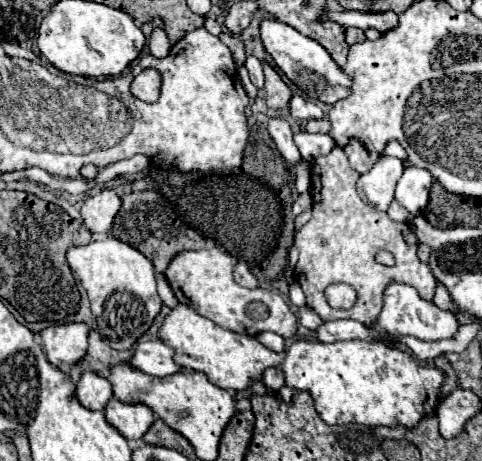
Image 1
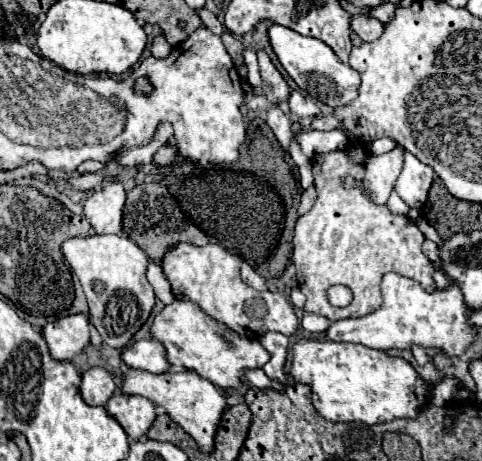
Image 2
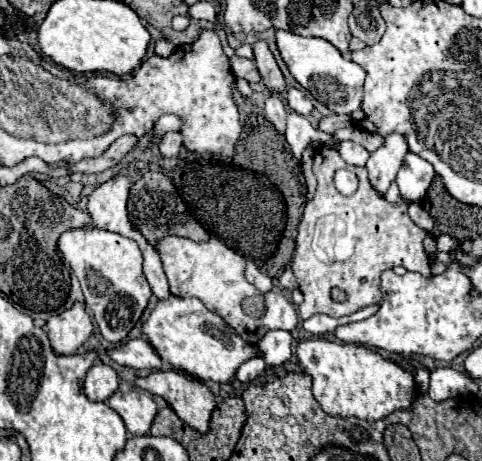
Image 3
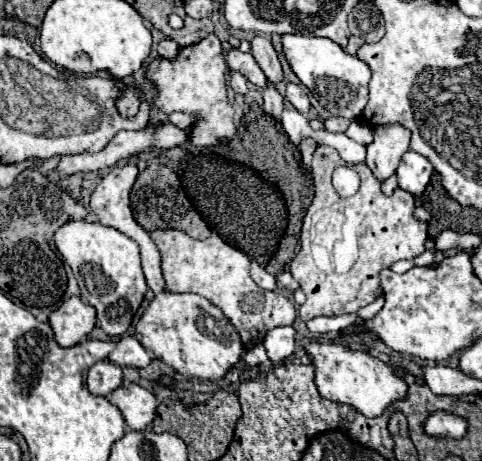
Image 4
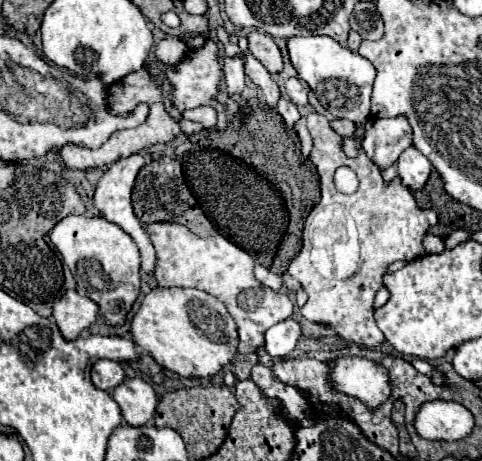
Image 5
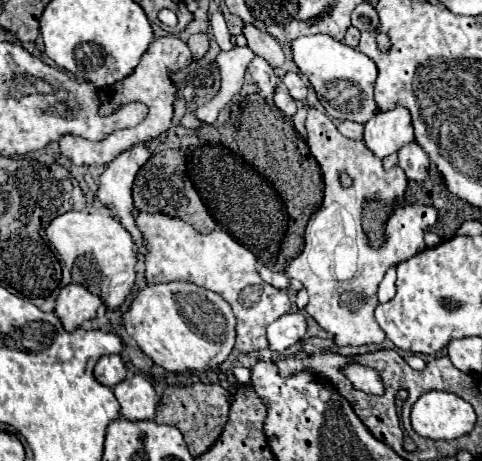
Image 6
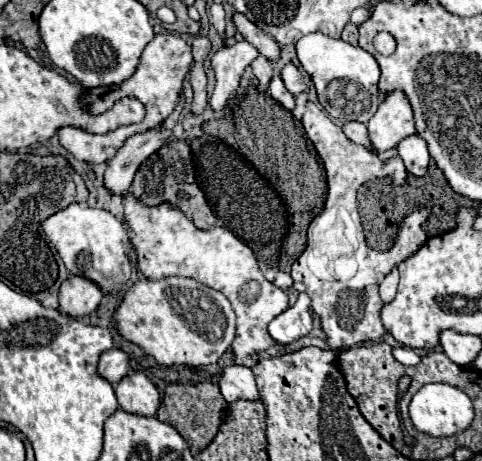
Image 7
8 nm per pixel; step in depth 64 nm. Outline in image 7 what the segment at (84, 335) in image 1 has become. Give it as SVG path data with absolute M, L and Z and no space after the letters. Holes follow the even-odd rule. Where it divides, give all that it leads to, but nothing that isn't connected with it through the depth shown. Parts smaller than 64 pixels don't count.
M70 276L62 286L58 294L58 310L70 318L82 318L86 314L92 314L100 300L102 300L100 288L92 284L90 280L84 280L80 276Z

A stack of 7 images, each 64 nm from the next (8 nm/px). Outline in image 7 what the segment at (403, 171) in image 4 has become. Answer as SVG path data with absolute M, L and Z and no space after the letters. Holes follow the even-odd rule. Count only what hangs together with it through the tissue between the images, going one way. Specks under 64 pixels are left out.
M412 134L412 136L408 136L408 140L402 140L396 150L398 150L398 156L402 158L408 174L414 174L414 176L426 174L430 154L428 154L428 146L424 140L420 140L416 134Z

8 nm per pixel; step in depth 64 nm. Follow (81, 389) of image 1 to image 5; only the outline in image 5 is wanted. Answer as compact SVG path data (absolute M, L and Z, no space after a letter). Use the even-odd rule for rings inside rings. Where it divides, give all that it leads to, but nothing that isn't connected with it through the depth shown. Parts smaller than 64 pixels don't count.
M98 360L90 370L90 378L98 390L110 392L112 388L124 382L124 370L114 360Z

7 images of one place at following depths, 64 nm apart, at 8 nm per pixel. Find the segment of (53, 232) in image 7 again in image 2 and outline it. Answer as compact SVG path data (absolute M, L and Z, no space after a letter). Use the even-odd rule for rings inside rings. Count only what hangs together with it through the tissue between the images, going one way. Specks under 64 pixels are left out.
M96 234L84 240L72 238L62 244L62 252L84 288L92 324L102 340L116 350L126 348L156 304L154 290L146 278L148 256L132 240L116 234Z

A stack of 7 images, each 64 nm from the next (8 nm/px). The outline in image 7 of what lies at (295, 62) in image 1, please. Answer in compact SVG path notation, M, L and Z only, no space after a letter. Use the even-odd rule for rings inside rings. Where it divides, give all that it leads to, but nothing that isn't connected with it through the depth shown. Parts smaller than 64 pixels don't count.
M320 32L302 36L296 42L296 56L302 64L302 68L310 74L318 100L322 108L338 120L356 120L356 122L368 122L380 104L378 98L378 78L380 78L380 68L374 60L372 54L364 52L360 46L352 46L344 40L334 40L328 38Z

